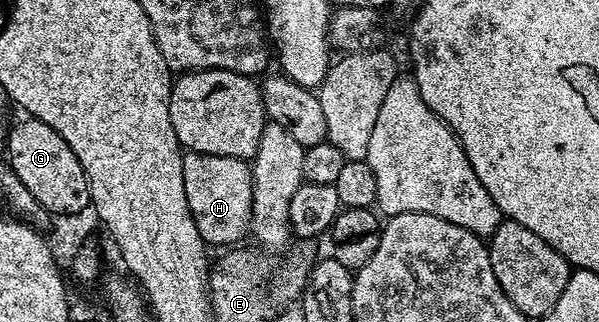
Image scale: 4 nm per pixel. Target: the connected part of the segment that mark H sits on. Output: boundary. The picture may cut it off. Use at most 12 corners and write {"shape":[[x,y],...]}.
{"shape":[[187,151],[184,194],[207,245],[247,235],[245,160]]}

